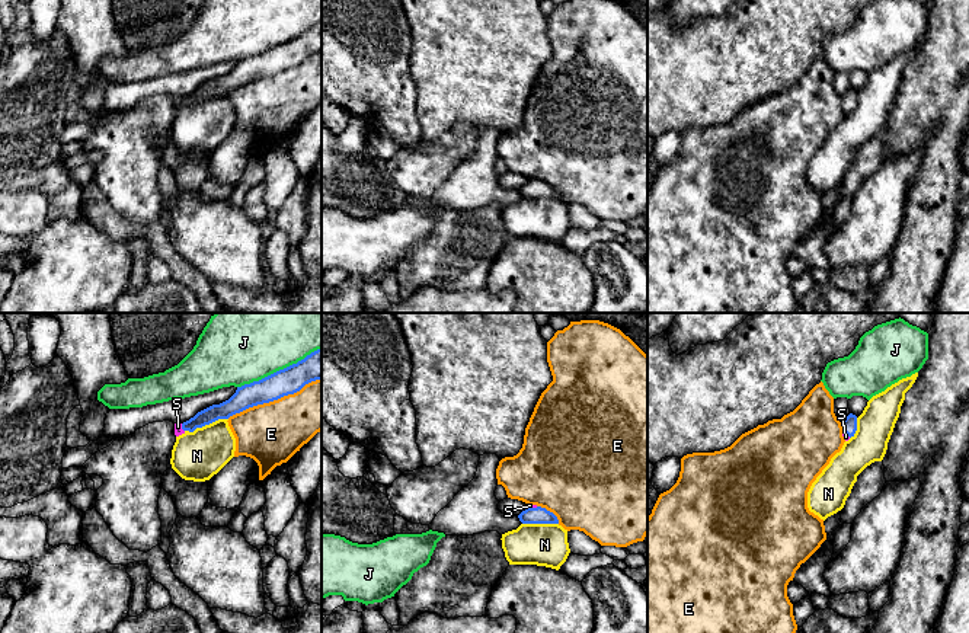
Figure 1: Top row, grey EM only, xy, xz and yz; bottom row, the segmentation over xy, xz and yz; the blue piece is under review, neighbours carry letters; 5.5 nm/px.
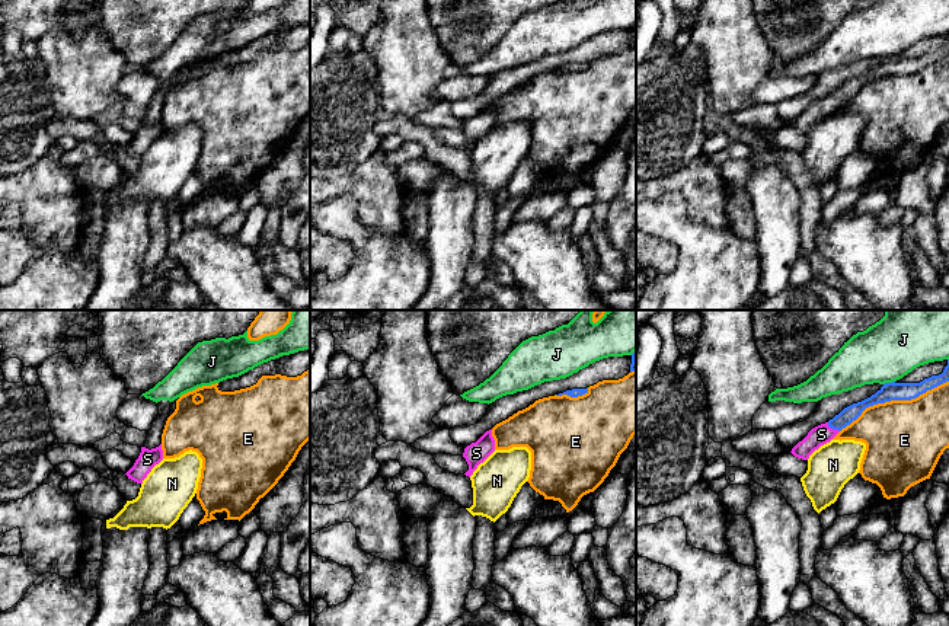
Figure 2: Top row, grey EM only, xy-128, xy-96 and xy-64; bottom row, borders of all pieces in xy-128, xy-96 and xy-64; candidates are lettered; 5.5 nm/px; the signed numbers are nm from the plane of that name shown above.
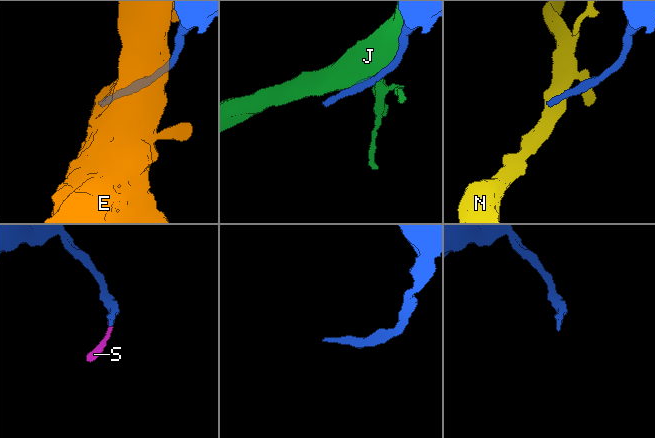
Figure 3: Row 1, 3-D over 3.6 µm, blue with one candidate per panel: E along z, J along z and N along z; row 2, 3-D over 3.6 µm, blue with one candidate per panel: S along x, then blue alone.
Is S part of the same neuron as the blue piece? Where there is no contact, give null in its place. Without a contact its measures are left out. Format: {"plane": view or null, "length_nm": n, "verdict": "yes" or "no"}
{"plane": "xz", "length_nm": 60, "verdict": "yes"}

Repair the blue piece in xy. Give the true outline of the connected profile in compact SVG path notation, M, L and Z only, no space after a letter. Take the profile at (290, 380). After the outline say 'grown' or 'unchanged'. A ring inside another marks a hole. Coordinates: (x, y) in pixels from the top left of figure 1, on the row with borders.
M322 349L304 359L279 370L259 381L237 387L236 393L220 405L212 405L183 423L175 423L175 435L210 425L218 419L228 419L249 407L278 400L300 391L306 384L322 380Z; grown

